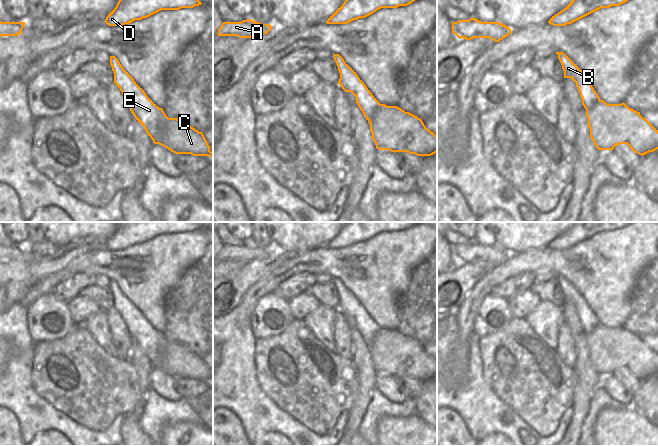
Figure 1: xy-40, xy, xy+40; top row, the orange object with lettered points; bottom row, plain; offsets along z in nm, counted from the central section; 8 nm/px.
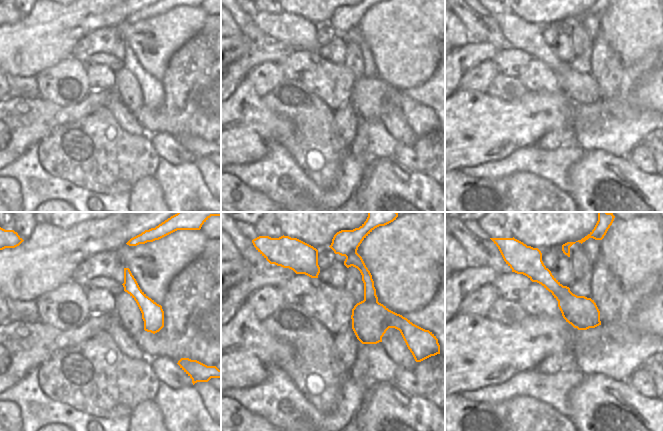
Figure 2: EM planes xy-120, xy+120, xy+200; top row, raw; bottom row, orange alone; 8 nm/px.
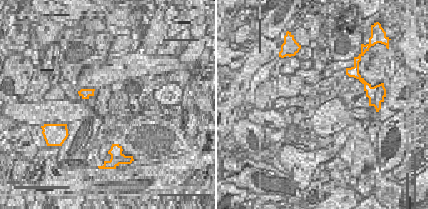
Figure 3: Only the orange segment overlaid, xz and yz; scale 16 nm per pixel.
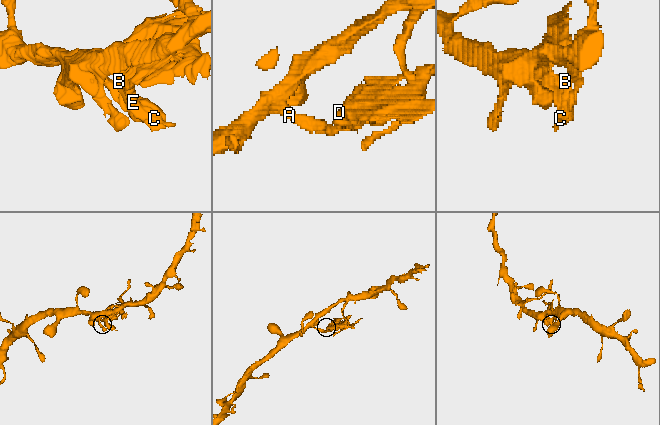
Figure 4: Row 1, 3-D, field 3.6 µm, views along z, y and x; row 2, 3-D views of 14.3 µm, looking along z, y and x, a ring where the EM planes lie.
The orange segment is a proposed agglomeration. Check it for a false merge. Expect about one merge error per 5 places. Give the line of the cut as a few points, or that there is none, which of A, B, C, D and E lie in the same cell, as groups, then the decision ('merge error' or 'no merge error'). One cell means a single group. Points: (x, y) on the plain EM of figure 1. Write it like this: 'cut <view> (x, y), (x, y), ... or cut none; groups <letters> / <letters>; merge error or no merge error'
cut xy-40 (168, 342), (162, 347), (160, 354), (152, 363); groups A C / B D E; merge error

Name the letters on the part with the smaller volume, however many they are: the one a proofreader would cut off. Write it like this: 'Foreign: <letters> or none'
Foreign: B, D, E

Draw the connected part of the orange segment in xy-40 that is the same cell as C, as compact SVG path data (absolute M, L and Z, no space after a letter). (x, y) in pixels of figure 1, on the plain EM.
M168 342L167 346L162 347L153 367L159 368L175 378L213 382L213 376L210 375L203 357L177 342Z

